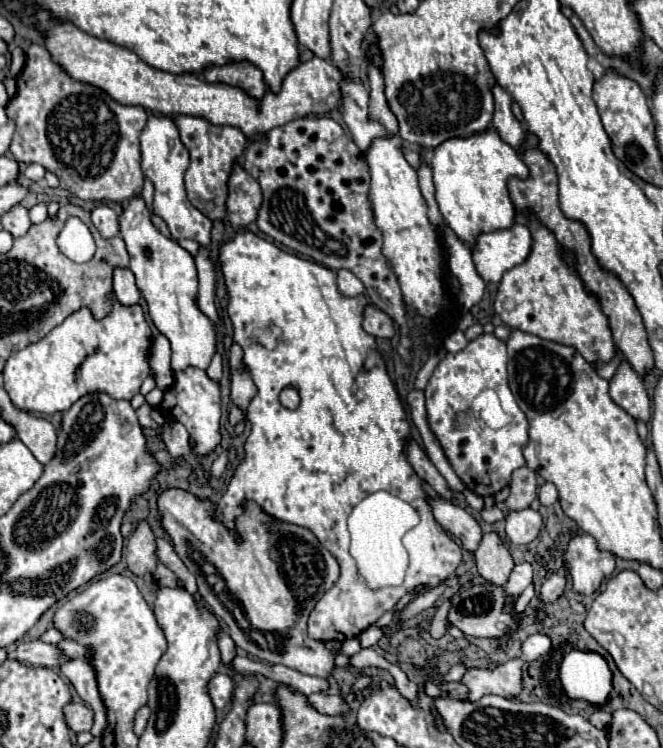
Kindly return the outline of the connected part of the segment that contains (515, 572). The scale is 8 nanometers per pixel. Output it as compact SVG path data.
M528 562L516 564L516 566L512 568L510 578L508 578L508 584L506 584L506 590L508 590L510 594L514 594L514 598L508 600L508 608L506 608L506 610L510 610L510 602L514 602L516 596L522 594L524 588L532 582L532 572L534 572L534 570L532 570L532 566L530 566Z

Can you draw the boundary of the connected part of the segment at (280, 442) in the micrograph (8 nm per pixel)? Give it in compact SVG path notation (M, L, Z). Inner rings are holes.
M238 232L230 242L222 244L220 262L230 296L228 316L234 326L234 342L238 342L244 350L244 366L248 368L258 394L252 398L246 410L250 422L246 458L236 468L226 494L218 502L216 516L228 528L232 528L234 518L242 514L244 500L254 500L264 512L270 512L270 516L310 528L324 548L334 554L342 574L340 580L316 602L308 620L308 634L322 642L344 642L348 638L356 638L380 616L390 612L402 596L412 594L418 586L432 588L432 582L444 582L450 574L454 574L462 562L462 550L434 520L426 502L426 492L420 486L420 478L414 468L410 468L410 462L402 456L402 440L410 436L410 424L396 394L394 382L386 374L386 364L376 350L376 340L362 328L362 308L368 304L366 296L342 296L336 288L336 272L312 260L304 260L296 254L280 250L274 242L262 240L252 232ZM268 326L278 326L282 330L274 350L264 348L252 338L256 328ZM284 386L294 386L300 392L302 402L296 410L288 410L278 402L278 394ZM378 490L386 490L416 508L420 514L420 524L402 538L404 548L410 554L410 564L402 586L370 590L366 580L358 574L356 560L348 552L350 534L346 528L346 518L360 500Z

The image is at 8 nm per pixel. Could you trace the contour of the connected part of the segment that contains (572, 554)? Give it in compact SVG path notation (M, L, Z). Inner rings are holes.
M590 534L574 536L570 540L564 552L564 562L570 564L574 590L584 596L592 596L602 580L614 572L614 554L600 550Z

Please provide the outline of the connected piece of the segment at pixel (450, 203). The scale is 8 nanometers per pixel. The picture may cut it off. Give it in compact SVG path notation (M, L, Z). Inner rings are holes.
M492 126L468 138L444 140L432 150L430 166L440 212L464 244L470 246L482 232L510 228L514 224L514 206L506 192L506 180L510 176L526 176L528 168Z

